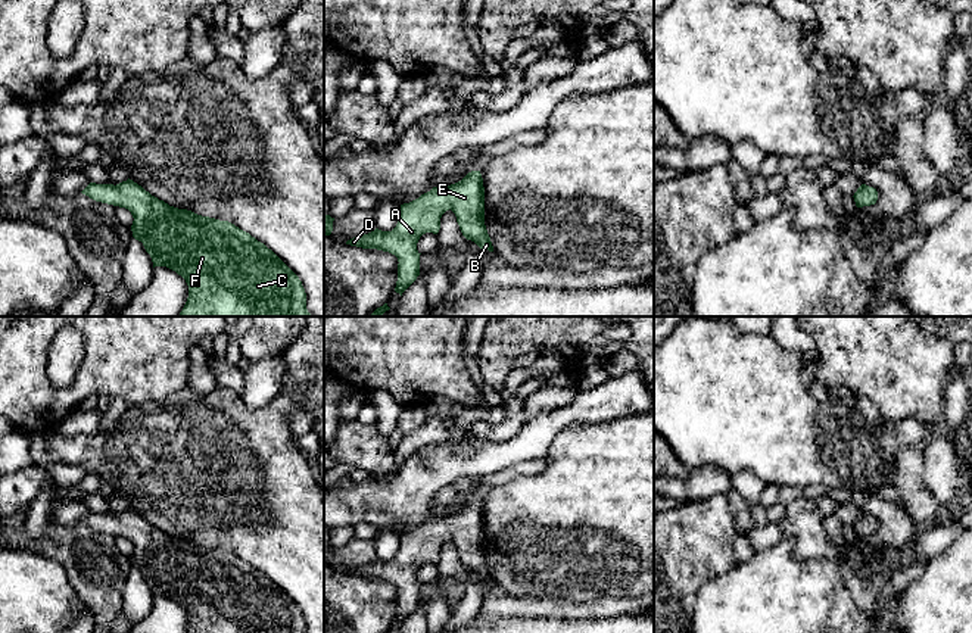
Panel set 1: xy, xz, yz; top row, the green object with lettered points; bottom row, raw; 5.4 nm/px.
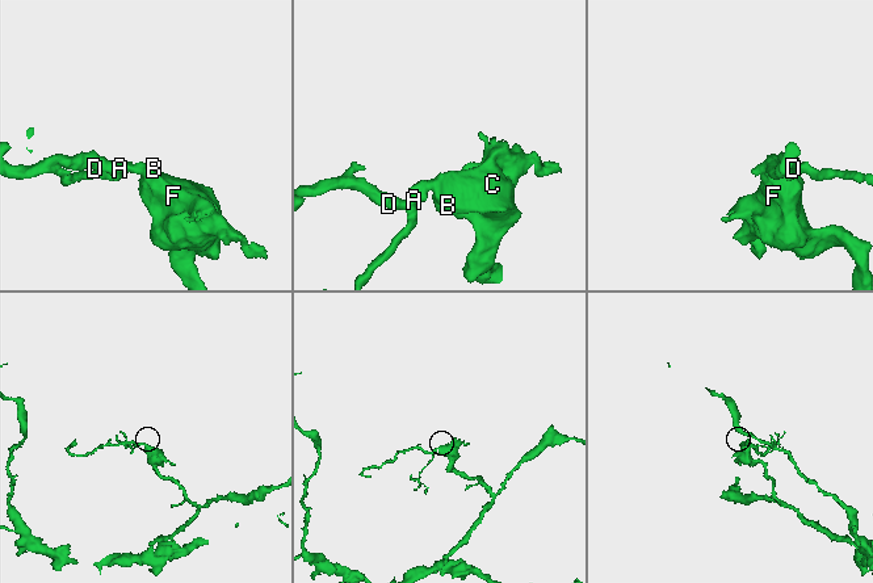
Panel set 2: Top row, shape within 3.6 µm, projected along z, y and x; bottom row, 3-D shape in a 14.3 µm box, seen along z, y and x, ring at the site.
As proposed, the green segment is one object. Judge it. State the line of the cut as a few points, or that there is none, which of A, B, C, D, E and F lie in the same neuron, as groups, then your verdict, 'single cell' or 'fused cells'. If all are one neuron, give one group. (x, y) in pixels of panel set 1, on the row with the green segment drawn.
no cut; A B C D E F; single cell

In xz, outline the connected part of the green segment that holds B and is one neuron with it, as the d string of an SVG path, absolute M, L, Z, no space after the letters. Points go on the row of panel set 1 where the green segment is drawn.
M480 171L468 172L461 181L443 188L433 187L418 199L401 205L401 216L392 231L378 228L353 237L346 244L389 252L398 258L398 281L395 291L402 293L420 275L420 252L417 243L426 233L437 234L440 218L452 211L462 236L480 249L493 252L485 225L485 187Z

